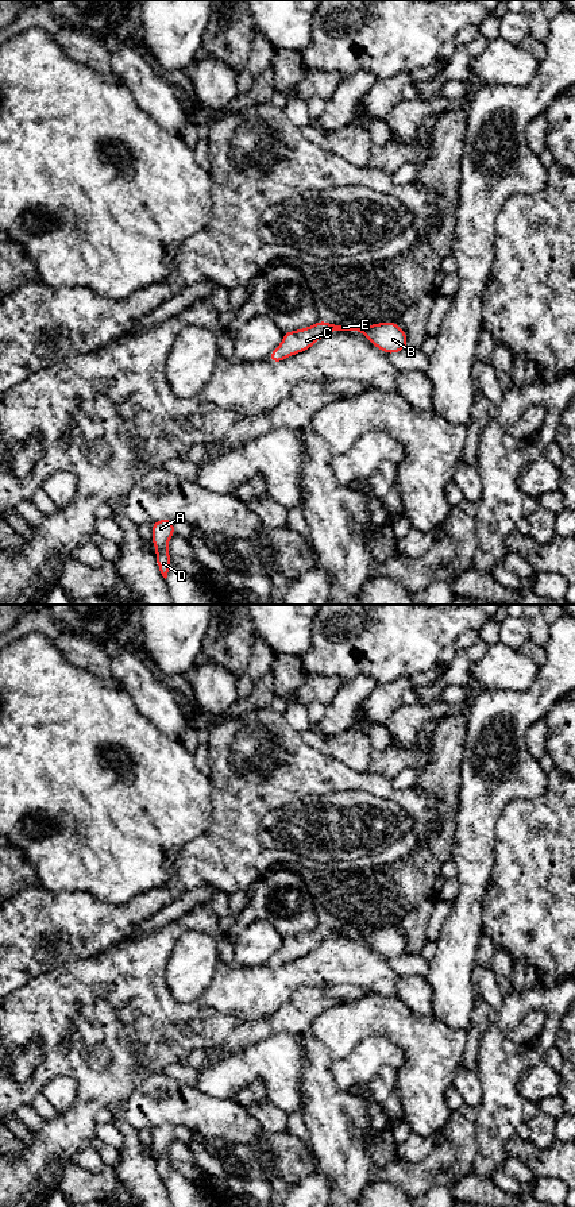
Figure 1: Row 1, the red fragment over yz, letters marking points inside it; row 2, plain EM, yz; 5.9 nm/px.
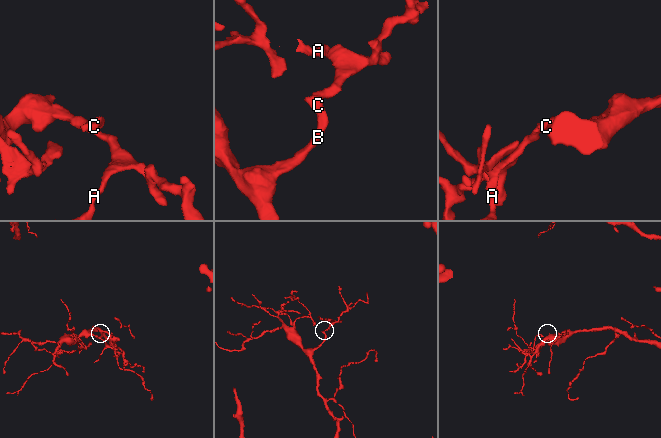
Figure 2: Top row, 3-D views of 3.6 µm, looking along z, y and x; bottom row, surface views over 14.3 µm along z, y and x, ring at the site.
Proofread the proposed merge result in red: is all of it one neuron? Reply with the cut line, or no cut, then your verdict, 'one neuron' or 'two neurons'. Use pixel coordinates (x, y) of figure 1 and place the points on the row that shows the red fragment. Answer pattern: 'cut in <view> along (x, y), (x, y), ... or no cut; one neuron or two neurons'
no cut; one neuron

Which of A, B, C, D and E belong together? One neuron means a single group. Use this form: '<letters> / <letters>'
A B C D E

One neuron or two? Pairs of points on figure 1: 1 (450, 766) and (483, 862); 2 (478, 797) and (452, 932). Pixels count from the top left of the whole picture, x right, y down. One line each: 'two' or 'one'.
1: two
2: one

